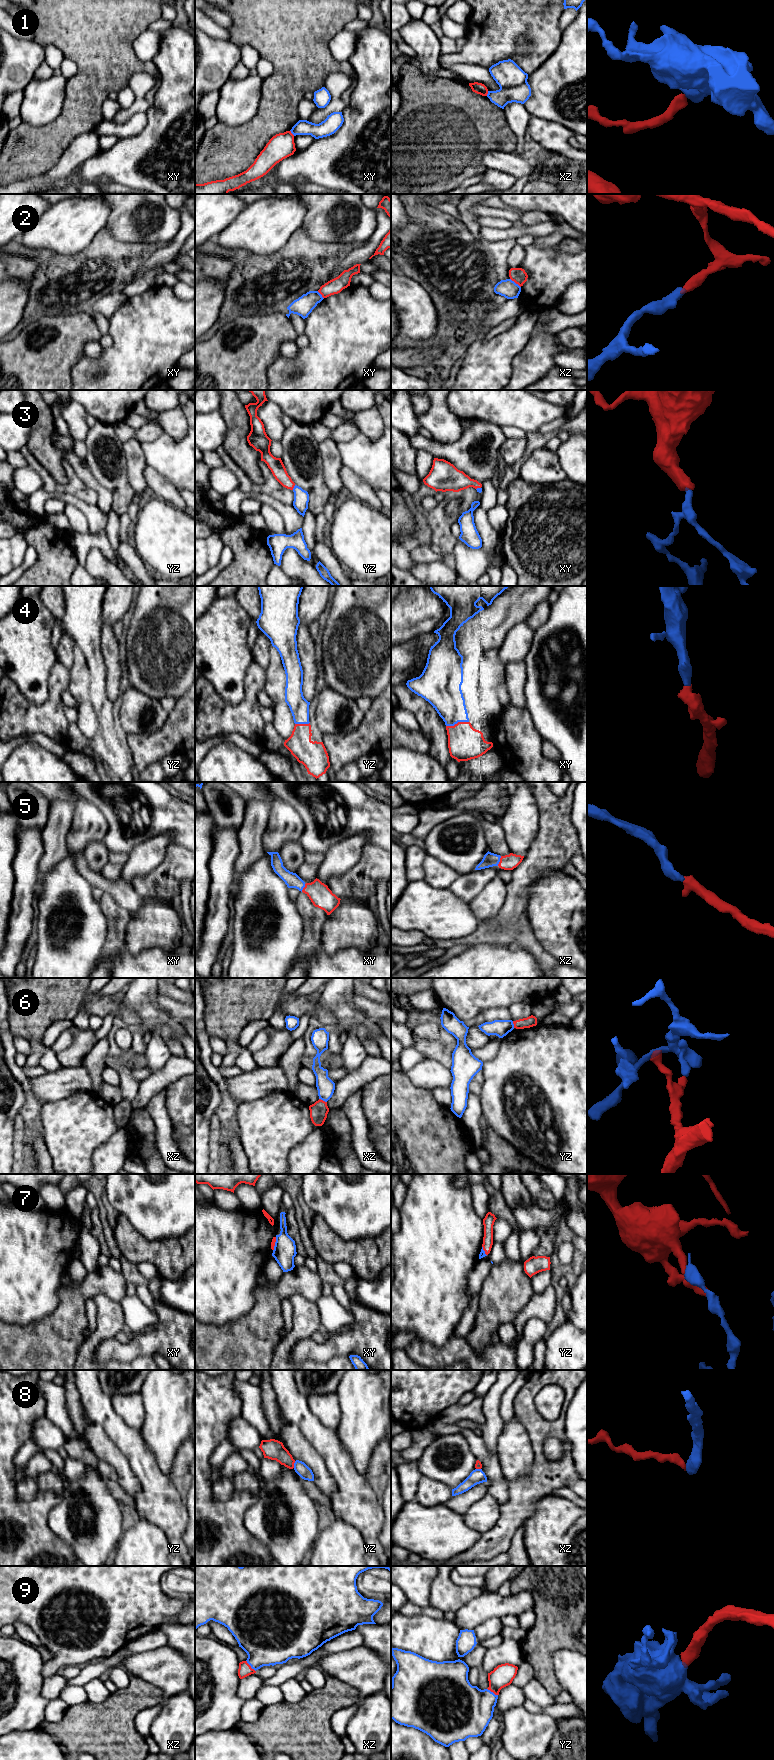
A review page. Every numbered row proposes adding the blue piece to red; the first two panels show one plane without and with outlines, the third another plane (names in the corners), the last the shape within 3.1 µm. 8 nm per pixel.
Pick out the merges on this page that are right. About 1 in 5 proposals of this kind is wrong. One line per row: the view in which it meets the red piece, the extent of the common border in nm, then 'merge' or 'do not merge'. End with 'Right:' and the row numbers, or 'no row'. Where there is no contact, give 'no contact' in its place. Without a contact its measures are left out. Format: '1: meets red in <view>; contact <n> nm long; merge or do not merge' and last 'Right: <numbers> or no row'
1: meets red in xy; contact 60 nm long; do not merge
2: meets red in xz; contact 120 nm long; do not merge
3: meets red in yz; contact 50 nm long; merge
4: meets red in xy; contact 190 nm long; merge
5: meets red in xz; contact 90 nm long; merge
6: meets red in xz; contact 70 nm long; do not merge
7: meets red in xy; contact 110 nm long; do not merge
8: meets red in yz; contact 60 nm long; do not merge
9: meets red in xz; contact 120 nm long; merge
Right: 3, 4, 5, 9

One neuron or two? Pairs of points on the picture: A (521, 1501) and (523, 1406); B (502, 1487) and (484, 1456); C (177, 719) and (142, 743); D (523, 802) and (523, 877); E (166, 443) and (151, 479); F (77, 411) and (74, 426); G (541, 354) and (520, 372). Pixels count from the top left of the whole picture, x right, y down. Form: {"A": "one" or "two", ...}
{"A": "one", "B": "one", "C": "one", "D": "two", "E": "two", "F": "one", "G": "one"}

